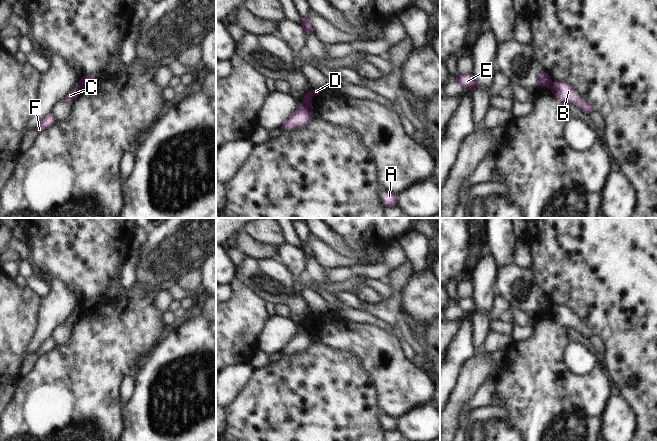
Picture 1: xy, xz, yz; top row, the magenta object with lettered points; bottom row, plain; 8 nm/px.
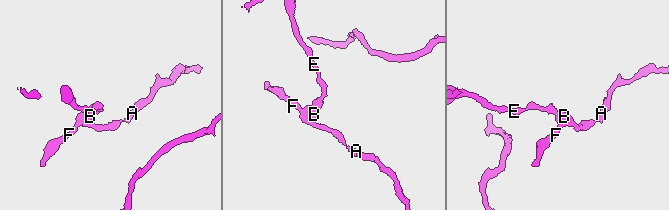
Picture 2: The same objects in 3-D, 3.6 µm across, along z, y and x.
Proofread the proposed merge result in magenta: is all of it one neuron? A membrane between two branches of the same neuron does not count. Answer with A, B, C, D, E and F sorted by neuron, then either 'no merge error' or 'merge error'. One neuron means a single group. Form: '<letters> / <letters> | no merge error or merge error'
A B C F / D E | merge error

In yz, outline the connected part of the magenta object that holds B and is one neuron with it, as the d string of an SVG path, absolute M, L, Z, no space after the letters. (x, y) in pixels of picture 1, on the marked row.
M553 82L551 91L557 100L577 105L583 112L591 115L595 108L586 102L576 89L565 82Z

